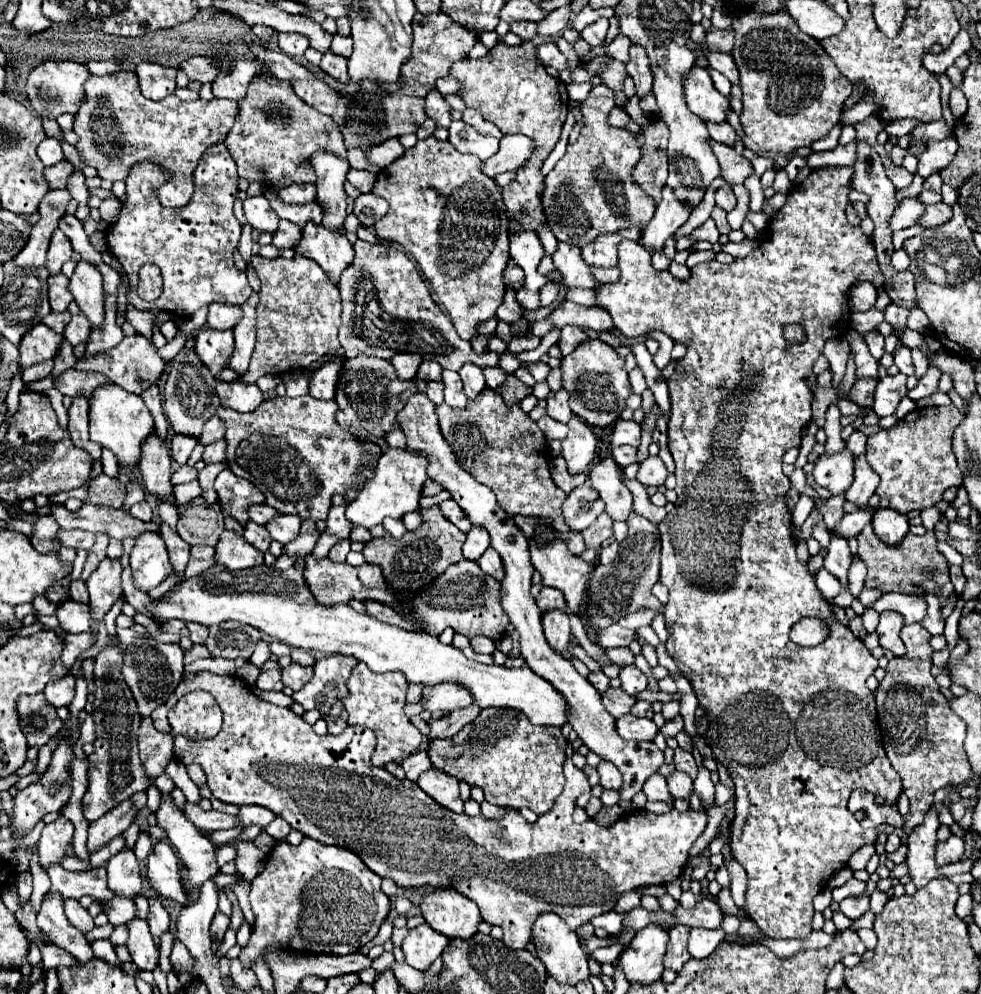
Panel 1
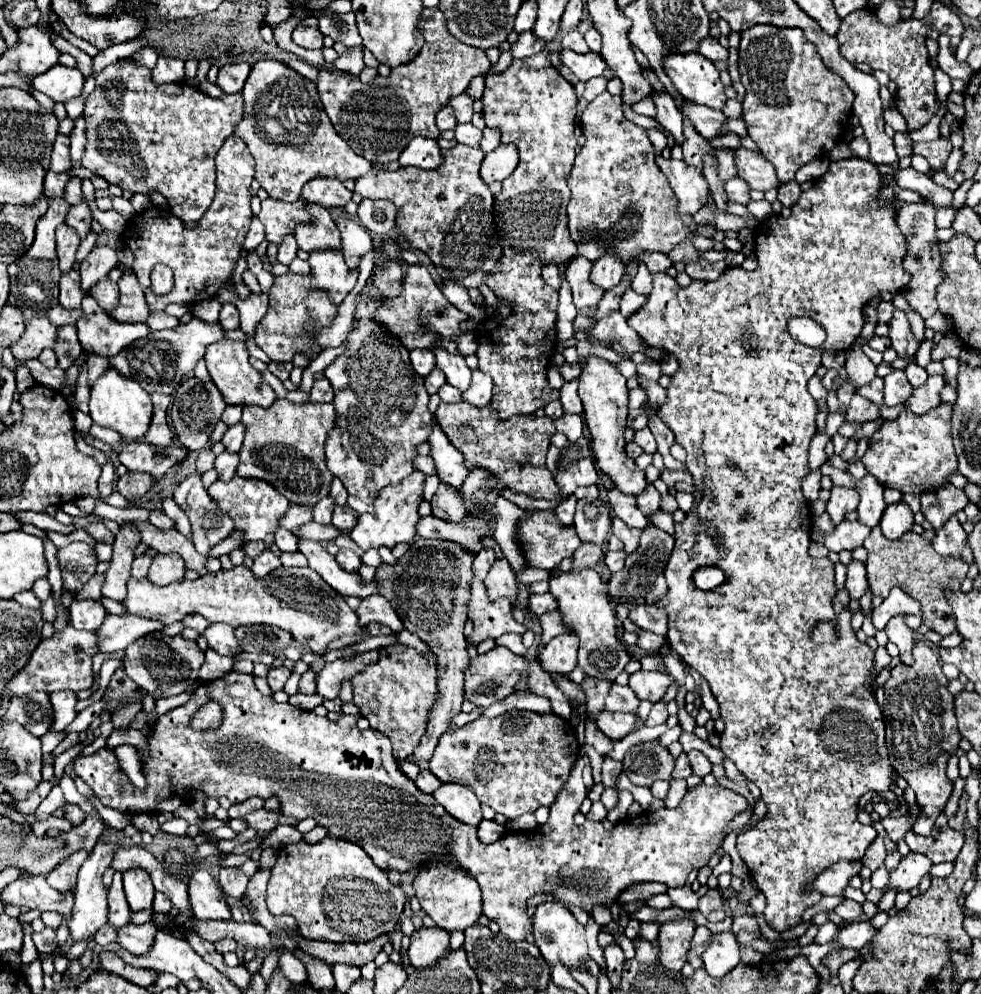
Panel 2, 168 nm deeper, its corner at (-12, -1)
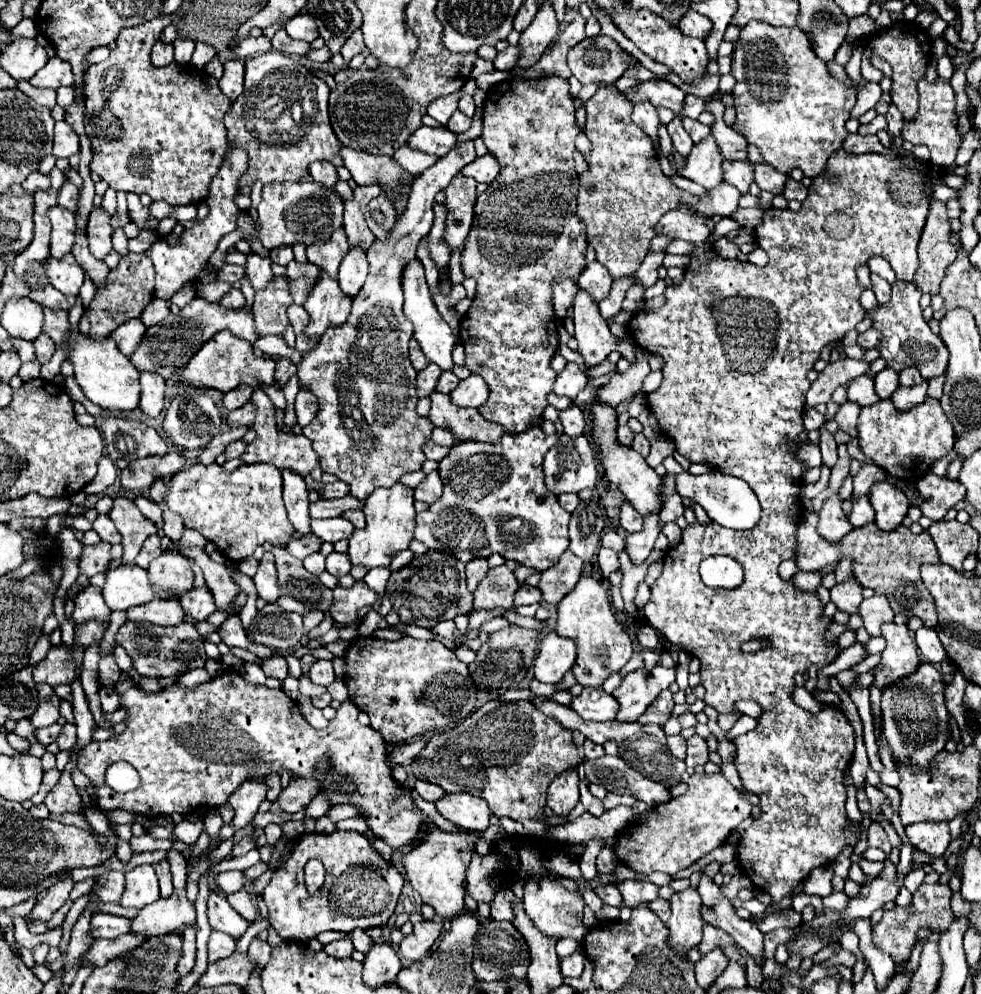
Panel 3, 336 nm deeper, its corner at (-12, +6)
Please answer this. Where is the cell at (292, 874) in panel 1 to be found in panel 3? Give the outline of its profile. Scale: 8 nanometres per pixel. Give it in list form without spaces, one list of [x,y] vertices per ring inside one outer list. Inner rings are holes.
[[[335,830],[331,834],[317,834],[317,832],[301,834],[297,838],[297,844],[293,846],[293,852],[285,860],[285,864],[275,870],[271,882],[265,886],[263,898],[265,898],[269,911],[269,922],[279,932],[279,936],[283,940],[307,942],[327,930],[337,930],[337,932],[349,934],[355,928],[369,930],[375,926],[385,926],[395,912],[401,888],[403,888],[401,872],[391,862],[383,860],[381,854],[373,848],[373,844],[363,834],[353,832],[353,830]],[[309,858],[321,860],[327,870],[325,884],[315,894],[309,894],[305,888],[305,882],[303,882],[303,866]]]

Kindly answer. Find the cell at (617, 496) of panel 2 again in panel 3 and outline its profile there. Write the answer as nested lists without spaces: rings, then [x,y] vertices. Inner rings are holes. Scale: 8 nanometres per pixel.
[[[627,500],[621,504],[621,512],[619,512],[619,516],[621,516],[621,526],[627,530],[627,534],[633,534],[633,532],[641,530],[643,516],[641,516],[641,514],[639,514]]]

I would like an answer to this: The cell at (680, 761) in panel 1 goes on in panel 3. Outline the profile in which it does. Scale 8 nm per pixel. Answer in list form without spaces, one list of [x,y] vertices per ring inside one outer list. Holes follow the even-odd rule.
[[[693,736],[687,740],[687,758],[685,764],[689,768],[695,768],[697,764],[707,764],[709,762],[709,750],[707,744],[701,736]]]

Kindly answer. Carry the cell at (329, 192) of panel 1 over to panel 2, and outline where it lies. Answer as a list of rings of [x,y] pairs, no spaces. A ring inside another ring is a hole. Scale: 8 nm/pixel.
[[[339,217],[337,227],[339,227],[341,237],[343,237],[341,253],[343,253],[343,259],[345,259],[347,267],[349,269],[359,269],[361,259],[373,247],[371,235],[359,223],[353,223],[349,217]]]

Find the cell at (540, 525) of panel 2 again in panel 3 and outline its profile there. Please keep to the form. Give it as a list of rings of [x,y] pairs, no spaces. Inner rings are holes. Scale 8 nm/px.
[[[531,428],[521,434],[505,434],[497,444],[455,444],[453,452],[439,462],[439,474],[445,484],[445,492],[437,504],[431,504],[427,512],[417,514],[415,540],[435,550],[449,550],[457,560],[469,562],[477,556],[501,554],[507,560],[515,560],[523,566],[547,570],[559,562],[559,556],[569,548],[567,526],[571,514],[563,510],[543,482],[541,462],[545,452],[559,440],[559,434],[545,436],[541,428]]]

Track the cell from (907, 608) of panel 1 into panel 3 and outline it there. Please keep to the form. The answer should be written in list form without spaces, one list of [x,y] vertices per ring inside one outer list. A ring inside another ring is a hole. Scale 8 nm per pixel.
[[[875,594],[873,598],[863,600],[859,614],[863,616],[863,626],[871,636],[879,636],[881,624],[891,622],[895,616],[895,612],[889,608],[889,600],[885,594]]]

